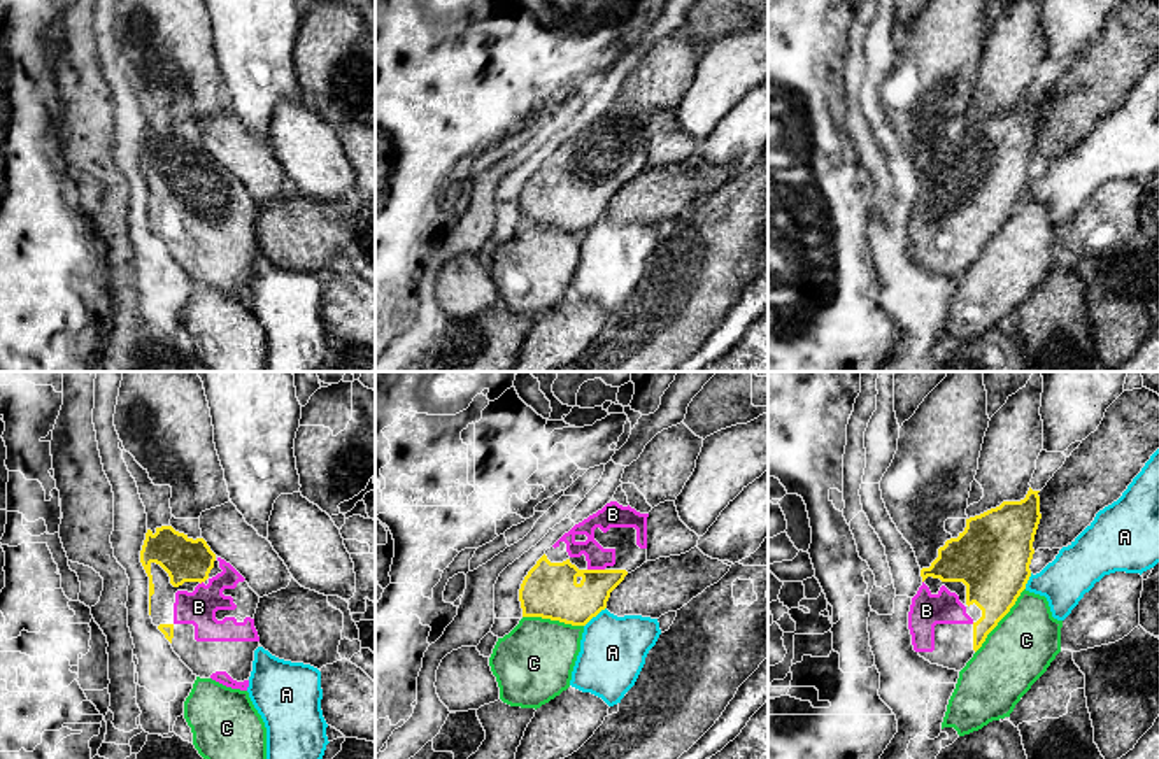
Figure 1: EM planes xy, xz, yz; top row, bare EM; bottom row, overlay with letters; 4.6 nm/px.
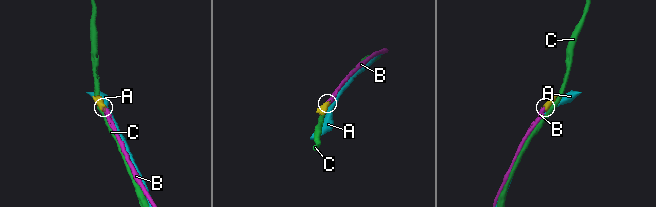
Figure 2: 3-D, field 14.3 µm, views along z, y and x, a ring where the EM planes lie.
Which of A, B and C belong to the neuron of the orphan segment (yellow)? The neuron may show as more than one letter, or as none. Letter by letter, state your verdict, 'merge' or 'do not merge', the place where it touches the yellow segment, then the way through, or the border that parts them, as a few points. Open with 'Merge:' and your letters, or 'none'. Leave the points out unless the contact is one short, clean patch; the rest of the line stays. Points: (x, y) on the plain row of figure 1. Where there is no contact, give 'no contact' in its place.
Merge: B
A: do not merge | xz (595, 223) | along xz (605, 214), (584, 234)
B: merge | xz (597, 177)
C: do not merge | yz (1000, 226)

